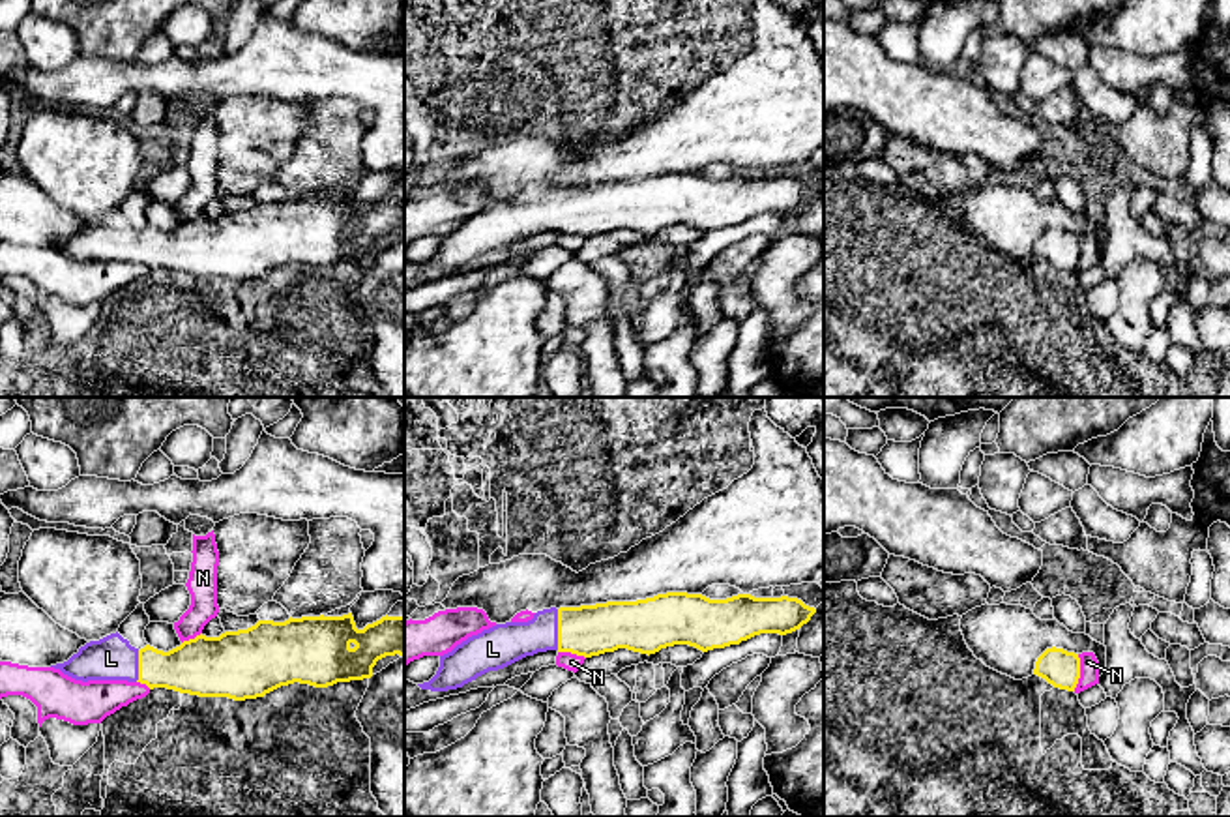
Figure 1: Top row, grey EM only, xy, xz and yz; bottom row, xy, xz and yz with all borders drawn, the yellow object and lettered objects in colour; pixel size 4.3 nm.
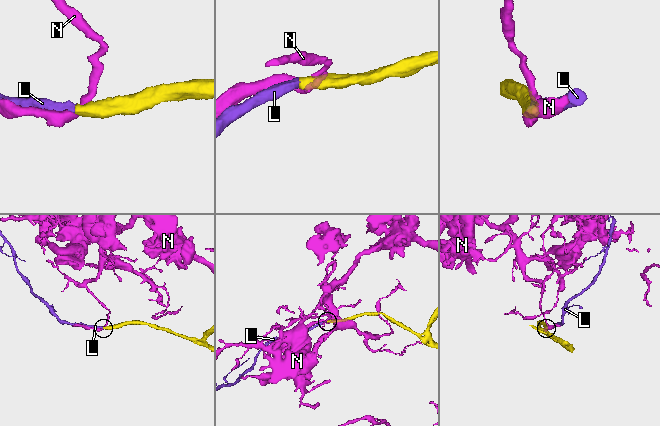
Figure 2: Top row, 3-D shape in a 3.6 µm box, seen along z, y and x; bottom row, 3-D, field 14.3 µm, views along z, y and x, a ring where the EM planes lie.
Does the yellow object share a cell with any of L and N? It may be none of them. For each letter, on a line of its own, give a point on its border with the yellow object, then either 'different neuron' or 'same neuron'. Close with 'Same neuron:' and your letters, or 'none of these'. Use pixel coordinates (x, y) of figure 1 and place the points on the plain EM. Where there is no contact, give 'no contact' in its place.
L: xz (558, 210) | same neuron
N: yz (1079, 253) | different neuron
Same neuron: L

